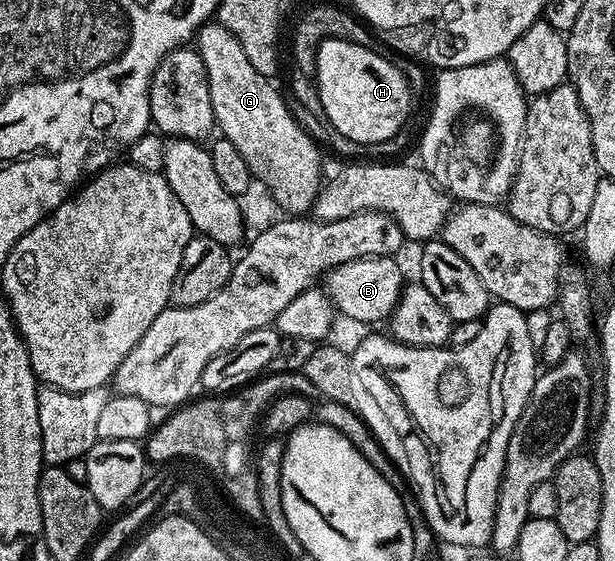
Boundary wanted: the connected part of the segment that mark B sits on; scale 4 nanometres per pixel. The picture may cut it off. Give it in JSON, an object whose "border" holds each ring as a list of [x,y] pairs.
{"border":[[[366,257],[332,269],[325,277],[325,292],[332,306],[351,321],[386,322],[405,288],[403,269],[397,262],[395,257]]]}

